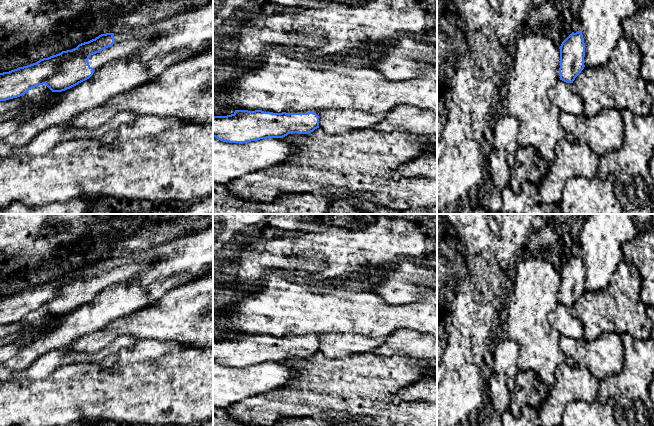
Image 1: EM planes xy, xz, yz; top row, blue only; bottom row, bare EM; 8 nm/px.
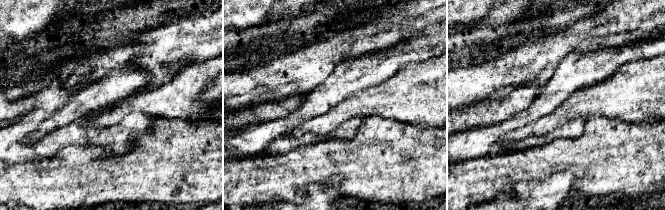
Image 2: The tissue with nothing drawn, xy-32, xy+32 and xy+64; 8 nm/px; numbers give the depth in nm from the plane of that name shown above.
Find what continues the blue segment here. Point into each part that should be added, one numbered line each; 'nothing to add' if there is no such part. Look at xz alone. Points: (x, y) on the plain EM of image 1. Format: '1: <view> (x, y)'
1: xz (316, 335)

